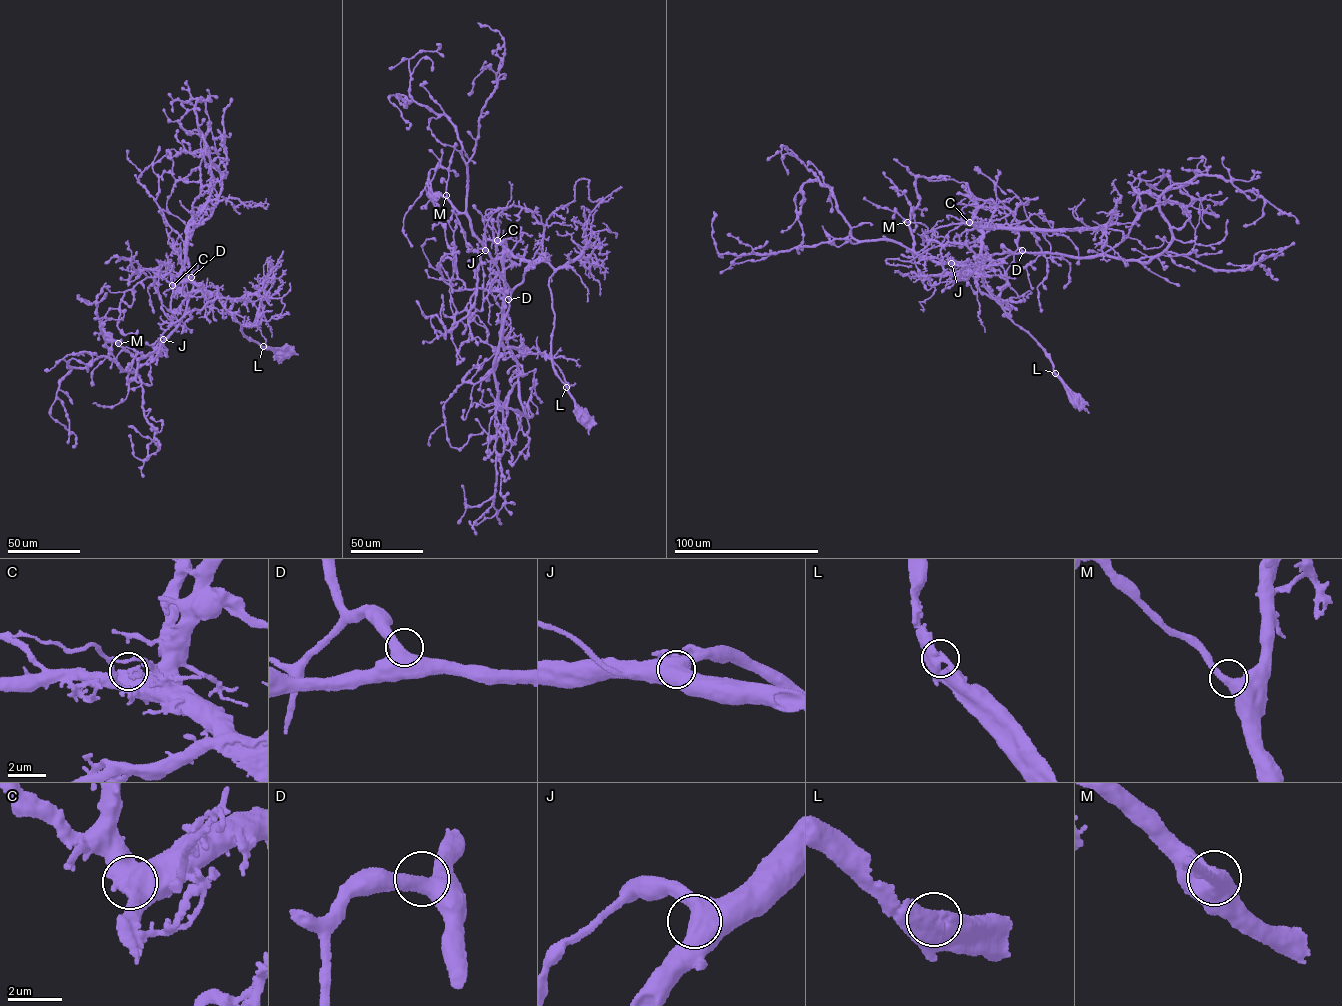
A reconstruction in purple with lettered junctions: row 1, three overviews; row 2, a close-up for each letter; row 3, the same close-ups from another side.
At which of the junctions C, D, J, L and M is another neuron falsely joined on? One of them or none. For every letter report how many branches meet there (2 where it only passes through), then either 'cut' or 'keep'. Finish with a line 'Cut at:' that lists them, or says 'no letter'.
C: 2 | keep
D: 2 | keep
J: 2 | keep
L: 2 | keep
M: 2 | keep
Cut at: no letter

